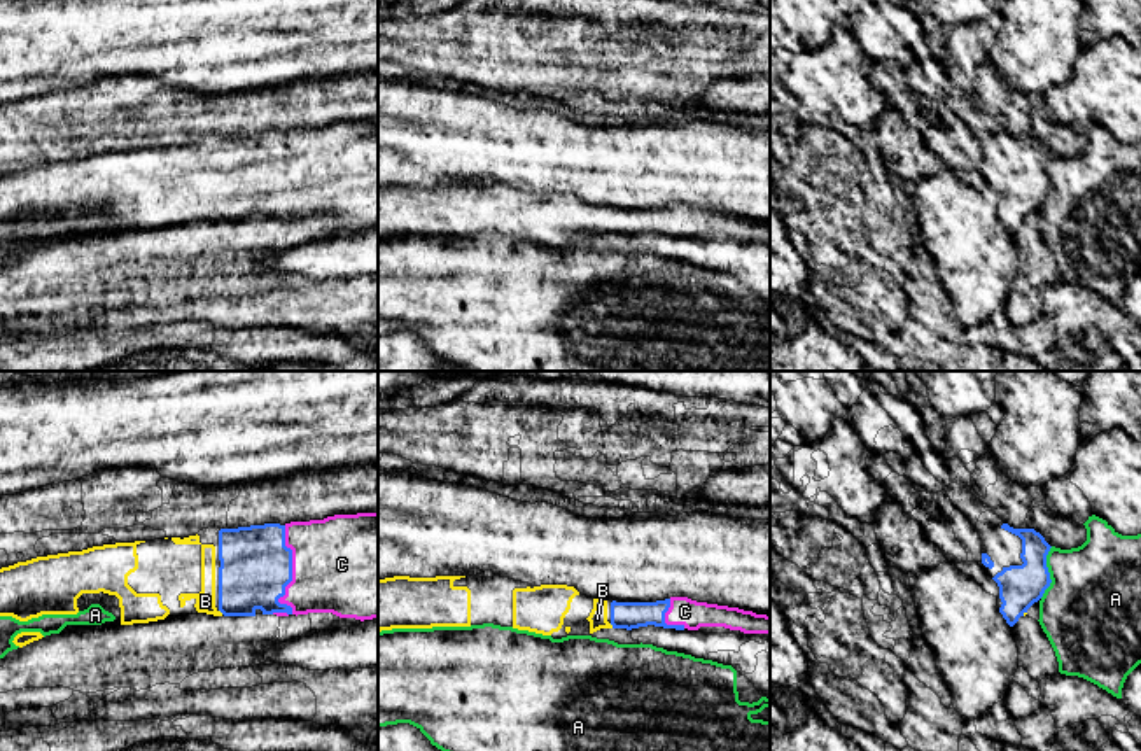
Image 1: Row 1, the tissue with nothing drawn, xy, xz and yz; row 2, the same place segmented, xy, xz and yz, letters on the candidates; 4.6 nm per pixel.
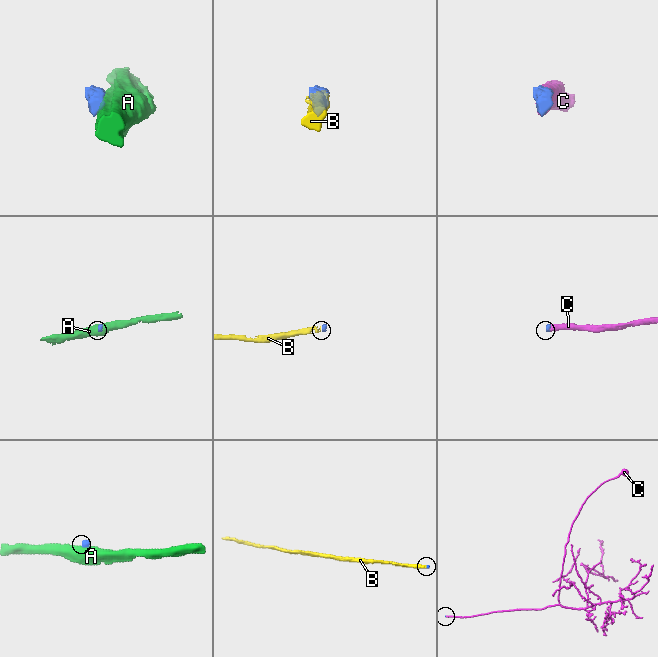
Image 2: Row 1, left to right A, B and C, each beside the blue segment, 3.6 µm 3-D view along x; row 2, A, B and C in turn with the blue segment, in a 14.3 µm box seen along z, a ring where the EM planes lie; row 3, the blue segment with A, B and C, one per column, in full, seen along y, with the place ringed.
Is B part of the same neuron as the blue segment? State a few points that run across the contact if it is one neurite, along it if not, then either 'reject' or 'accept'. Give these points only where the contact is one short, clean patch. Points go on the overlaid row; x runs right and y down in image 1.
line xz (623, 615), (611, 624), (602, 624), (597, 618); accept

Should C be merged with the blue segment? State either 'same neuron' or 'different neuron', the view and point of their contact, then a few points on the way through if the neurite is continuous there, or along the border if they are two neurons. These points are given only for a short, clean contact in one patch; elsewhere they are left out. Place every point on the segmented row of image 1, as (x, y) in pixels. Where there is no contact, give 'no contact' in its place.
same neuron; meets blue in xy at (291, 573)

